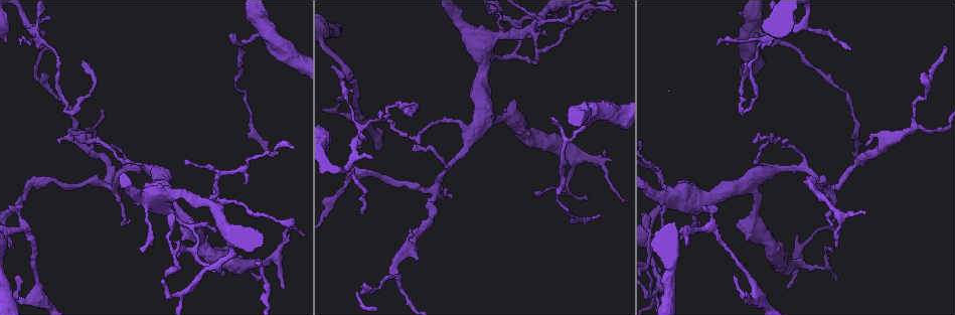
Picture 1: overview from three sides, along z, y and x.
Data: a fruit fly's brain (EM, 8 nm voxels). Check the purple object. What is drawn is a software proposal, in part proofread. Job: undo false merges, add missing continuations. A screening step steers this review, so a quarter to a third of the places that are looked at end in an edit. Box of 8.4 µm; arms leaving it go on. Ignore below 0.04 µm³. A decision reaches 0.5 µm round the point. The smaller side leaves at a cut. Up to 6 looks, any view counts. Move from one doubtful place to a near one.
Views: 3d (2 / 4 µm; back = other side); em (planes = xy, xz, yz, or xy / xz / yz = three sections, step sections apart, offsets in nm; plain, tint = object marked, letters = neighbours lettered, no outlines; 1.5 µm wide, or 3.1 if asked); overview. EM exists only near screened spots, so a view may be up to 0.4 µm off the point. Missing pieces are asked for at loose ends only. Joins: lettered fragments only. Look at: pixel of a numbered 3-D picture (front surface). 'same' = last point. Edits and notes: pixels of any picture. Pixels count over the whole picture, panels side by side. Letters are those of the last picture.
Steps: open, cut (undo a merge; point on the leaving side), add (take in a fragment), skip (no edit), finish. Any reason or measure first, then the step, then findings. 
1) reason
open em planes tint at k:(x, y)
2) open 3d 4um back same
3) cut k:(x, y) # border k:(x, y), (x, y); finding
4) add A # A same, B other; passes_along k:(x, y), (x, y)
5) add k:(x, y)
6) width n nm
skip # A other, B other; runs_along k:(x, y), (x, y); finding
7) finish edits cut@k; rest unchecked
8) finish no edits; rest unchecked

closes a loop
open em planes letters at 1:(419, 146)

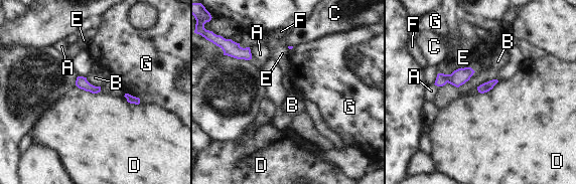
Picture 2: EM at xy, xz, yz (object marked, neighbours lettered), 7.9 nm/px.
skip # A other, B other, C other, D other, E other, F other, G other; border 2:(496, 78), (489, 79), (476, 86); one cell here

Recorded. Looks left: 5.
sharp bend
open 3d 4um at 1:(38, 179)

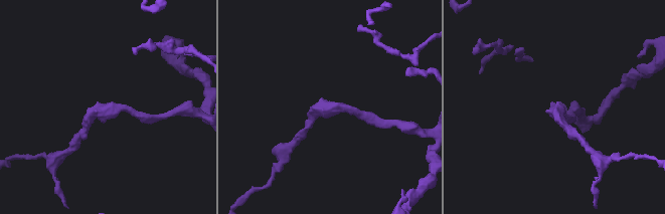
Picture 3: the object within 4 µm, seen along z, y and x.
shape alone is not enough
open em planes letters at 3:(556, 110)

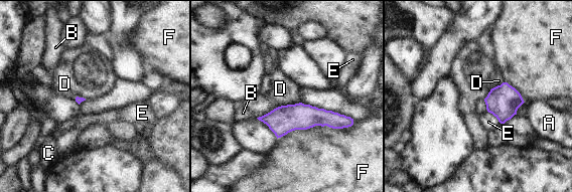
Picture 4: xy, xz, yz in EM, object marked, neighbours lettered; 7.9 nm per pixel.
skip # A other, B other, C other, D other, E other, F other; runs_along 4:(263, 119), (329, 118), (347, 123); one cell here

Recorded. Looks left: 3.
thin end
open em planes tint at 1:(361, 214)

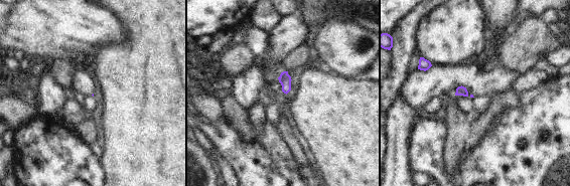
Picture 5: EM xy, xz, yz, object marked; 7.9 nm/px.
see the neighbours
open em planes letters same

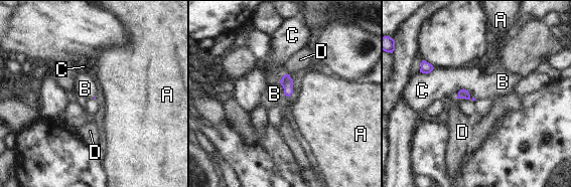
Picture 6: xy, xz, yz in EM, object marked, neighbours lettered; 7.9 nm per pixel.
skip # A other, B other, C other, D other; border 6:(279, 80), (283, 92), (288, 97); none of them fits

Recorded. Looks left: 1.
finish no edits; rest unchecked

